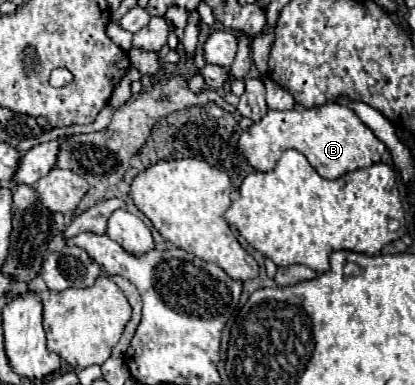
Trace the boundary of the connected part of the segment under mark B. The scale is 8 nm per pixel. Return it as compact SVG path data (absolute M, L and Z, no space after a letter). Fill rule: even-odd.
M324 103L316 109L290 109L268 113L240 135L240 151L256 171L272 171L286 149L300 151L324 179L338 179L348 171L378 163L386 145L368 129L348 105Z

